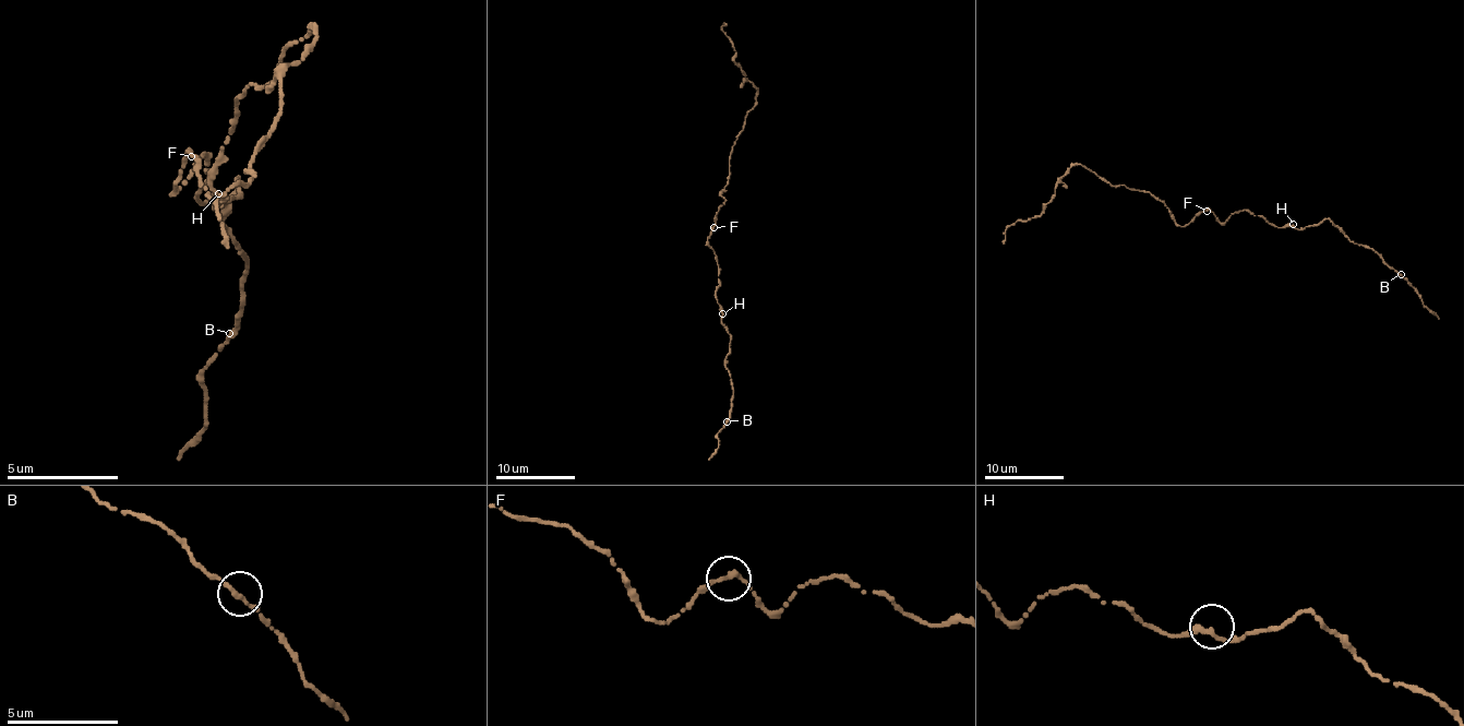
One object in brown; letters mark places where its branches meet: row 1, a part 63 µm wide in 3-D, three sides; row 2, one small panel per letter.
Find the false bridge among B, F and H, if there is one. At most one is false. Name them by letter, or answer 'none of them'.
none of them

